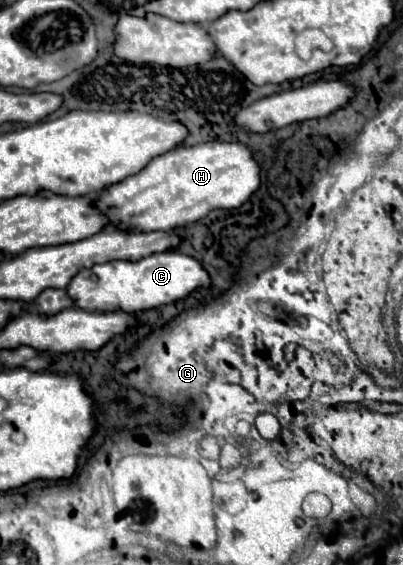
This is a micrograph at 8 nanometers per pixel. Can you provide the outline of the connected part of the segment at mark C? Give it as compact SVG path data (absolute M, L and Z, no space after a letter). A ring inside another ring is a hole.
M178 251L152 253L138 261L108 261L102 265L94 265L92 269L82 269L72 283L66 287L68 295L76 299L76 307L84 311L146 311L166 303L174 303L184 299L196 287L208 287L210 277L202 269L202 265ZM94 273L98 281L90 281L88 275Z

